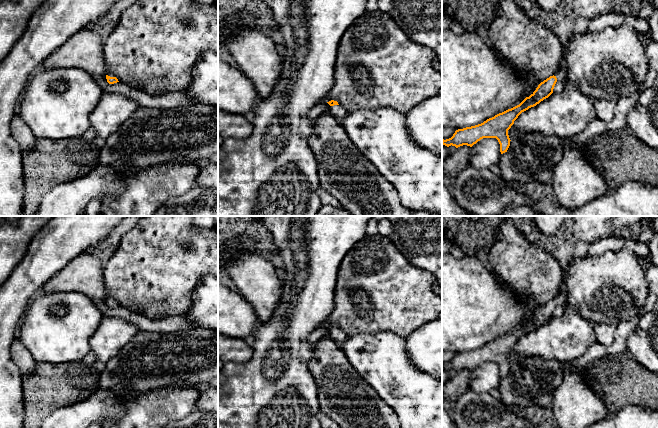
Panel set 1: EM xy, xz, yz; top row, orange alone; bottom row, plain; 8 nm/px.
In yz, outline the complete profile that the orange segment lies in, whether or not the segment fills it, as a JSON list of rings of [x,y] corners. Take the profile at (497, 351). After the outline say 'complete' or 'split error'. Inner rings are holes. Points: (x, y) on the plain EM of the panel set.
[[[565,291],[559,292],[553,300],[541,306],[536,314],[519,329],[499,337],[481,348],[456,354],[451,362],[442,363],[442,368],[447,371],[452,369],[456,372],[463,369],[472,371],[483,362],[496,362],[500,368],[501,378],[507,376],[511,365],[508,354],[514,348],[514,345],[522,336],[548,322],[553,317],[557,305],[567,305]]]; split error

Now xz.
[[[331,324],[327,327],[331,330],[329,336],[337,345],[343,344],[349,338],[337,325]]]; split error

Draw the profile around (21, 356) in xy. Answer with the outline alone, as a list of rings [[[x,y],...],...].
[[[20,339],[13,340],[10,352],[13,362],[18,366],[22,374],[32,374],[35,372],[37,362]]]

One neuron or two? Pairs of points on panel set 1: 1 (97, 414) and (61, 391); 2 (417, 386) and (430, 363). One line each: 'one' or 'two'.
1: two
2: two

